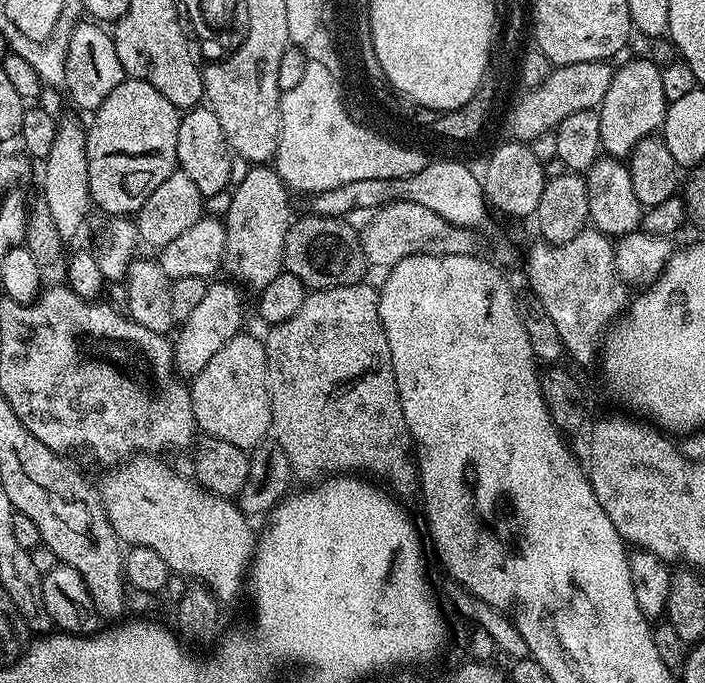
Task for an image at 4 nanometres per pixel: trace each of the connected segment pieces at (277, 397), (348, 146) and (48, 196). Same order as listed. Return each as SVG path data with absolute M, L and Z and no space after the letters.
M368 282L338 286L337 288L318 288L309 291L307 298L302 302L302 307L298 309L298 314L294 314L294 318L286 318L286 322L271 325L267 329L268 336L266 335L264 349L268 355L268 393L272 407L271 435L276 444L282 446L282 450L286 450L292 463L293 473L299 479L301 476L302 479L308 480L304 482L316 482L321 478L337 474L367 474L369 477L377 476L377 478L372 477L377 481L385 480L385 482L380 482L387 485L393 493L408 492L411 488L413 491L414 485L417 483L418 469L414 459L412 435L406 426L406 418L402 414L402 402L398 394L394 366L390 358L390 342L386 342L386 330L382 326L382 318L378 314L379 301L379 291L375 287L371 288Z
M310 58L302 79L293 89L281 93L279 102L280 138L276 147L274 167L291 191L308 192L313 196L322 191L344 187L350 182L368 179L398 179L410 177L424 170L432 161L426 153L410 148L408 144L392 143L389 138L376 134L353 119L345 106L341 81L320 60Z
M63 118L57 123L53 149L45 156L43 164L45 174L42 178L44 186L41 197L47 202L55 226L65 240L71 240L82 228L91 207L89 194L89 164L86 162L87 131L70 118Z

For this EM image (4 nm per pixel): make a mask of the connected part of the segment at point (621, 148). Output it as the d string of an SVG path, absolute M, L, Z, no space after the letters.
M628 60L613 71L610 90L606 90L606 98L602 98L598 109L602 126L600 146L607 155L627 158L638 142L663 129L670 102L662 90L660 69L661 65L652 60Z

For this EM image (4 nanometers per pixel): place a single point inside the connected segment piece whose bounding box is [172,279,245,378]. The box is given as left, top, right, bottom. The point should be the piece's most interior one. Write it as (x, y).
(219, 316)

